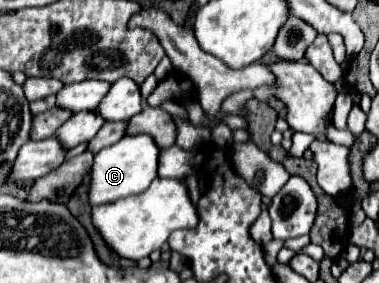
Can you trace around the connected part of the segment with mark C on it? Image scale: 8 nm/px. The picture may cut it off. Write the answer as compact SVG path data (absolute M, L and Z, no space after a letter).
M147 133L139 135L125 135L117 145L105 147L95 155L93 173L91 173L91 189L89 189L89 203L113 203L121 197L129 197L133 193L145 191L153 179L157 179L157 163L159 163L161 149L157 147L155 139Z

